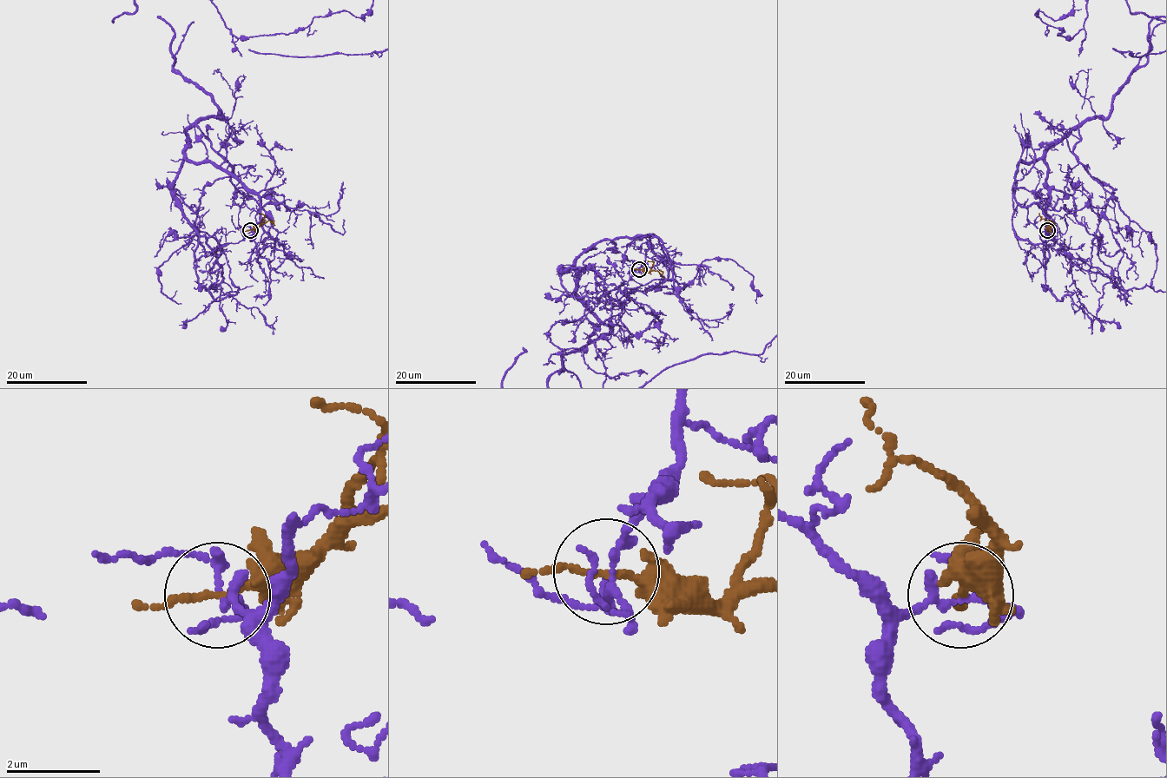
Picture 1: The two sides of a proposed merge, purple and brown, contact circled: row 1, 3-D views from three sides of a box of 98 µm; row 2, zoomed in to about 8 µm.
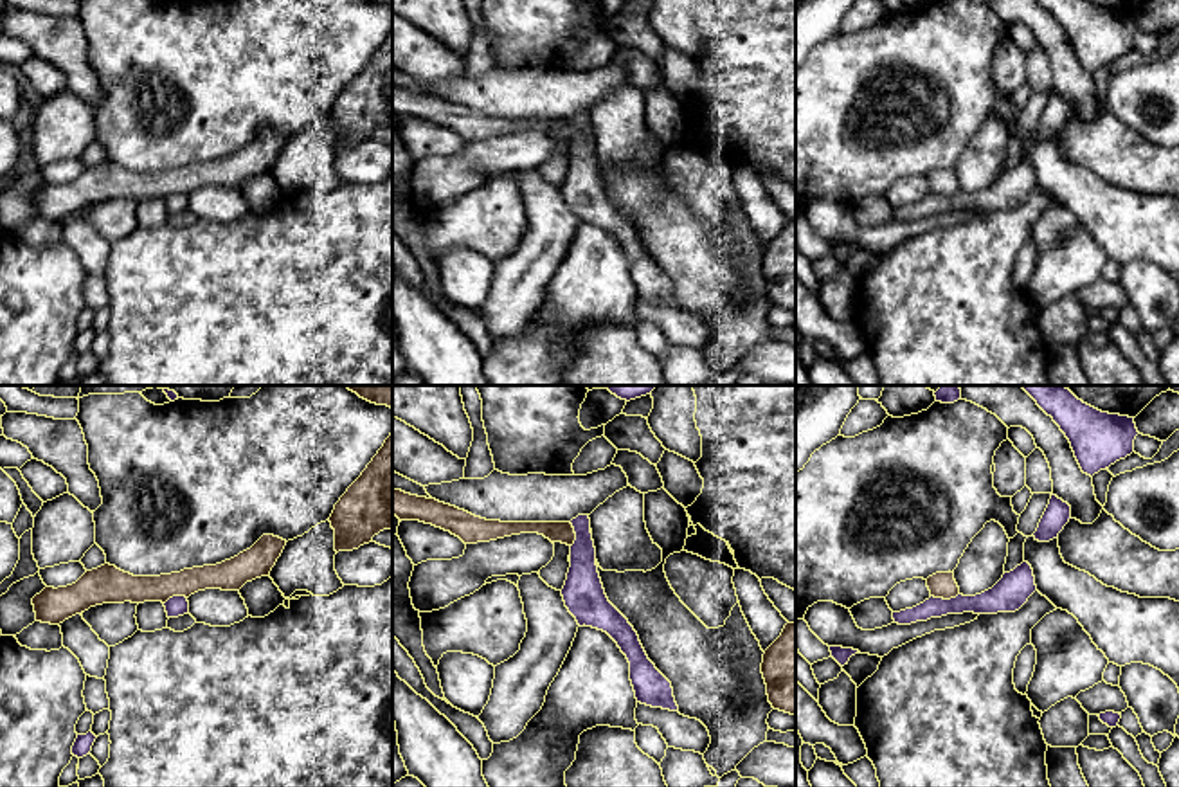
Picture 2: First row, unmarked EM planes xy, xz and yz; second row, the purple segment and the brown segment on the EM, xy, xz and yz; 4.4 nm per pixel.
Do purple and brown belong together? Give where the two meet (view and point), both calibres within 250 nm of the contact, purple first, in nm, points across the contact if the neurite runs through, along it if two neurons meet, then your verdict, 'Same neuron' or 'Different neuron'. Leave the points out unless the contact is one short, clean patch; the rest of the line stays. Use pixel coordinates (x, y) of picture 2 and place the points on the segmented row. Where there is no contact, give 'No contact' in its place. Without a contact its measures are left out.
Touches purple at yz (942, 598). Thickness 120 nm (purple) against 110 nm. Boundary: yz (958, 593), (949, 598), (931, 597). Different neuron

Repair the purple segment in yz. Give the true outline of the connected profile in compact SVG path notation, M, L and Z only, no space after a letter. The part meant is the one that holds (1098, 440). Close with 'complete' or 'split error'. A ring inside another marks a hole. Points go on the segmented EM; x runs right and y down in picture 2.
M1021 385L1071 443L1084 474L1094 475L1134 452L1134 418L1102 412L1064 385Z; complete

